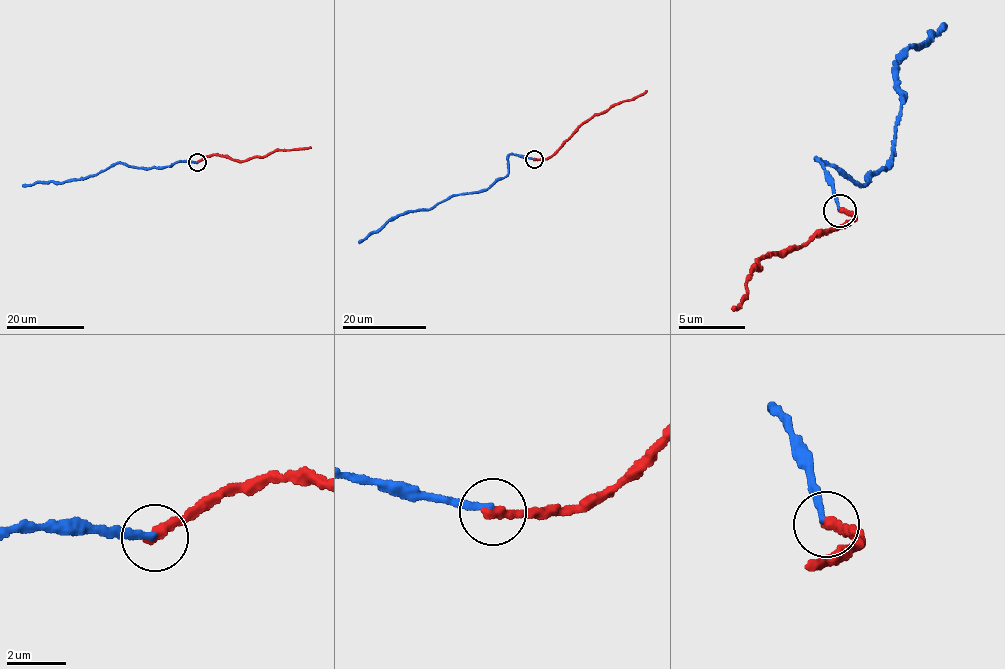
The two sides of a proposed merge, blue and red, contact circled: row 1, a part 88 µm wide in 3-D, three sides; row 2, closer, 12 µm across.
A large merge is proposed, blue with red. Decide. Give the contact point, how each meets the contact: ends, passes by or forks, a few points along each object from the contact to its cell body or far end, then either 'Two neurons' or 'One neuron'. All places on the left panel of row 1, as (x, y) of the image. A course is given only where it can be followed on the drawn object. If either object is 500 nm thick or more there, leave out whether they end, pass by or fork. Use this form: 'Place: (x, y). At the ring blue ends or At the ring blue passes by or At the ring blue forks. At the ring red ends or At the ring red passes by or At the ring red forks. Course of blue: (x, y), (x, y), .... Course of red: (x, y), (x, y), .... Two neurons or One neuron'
Place: (197, 162). At the ring blue ends. At the ring red ends. Course of blue: (197, 163), (180, 161), (169, 166), (150, 169), (115, 163), (93, 175), (22, 186). Course of red: (197, 162), (211, 155), (239, 162), (276, 150), (310, 148). One neuron

